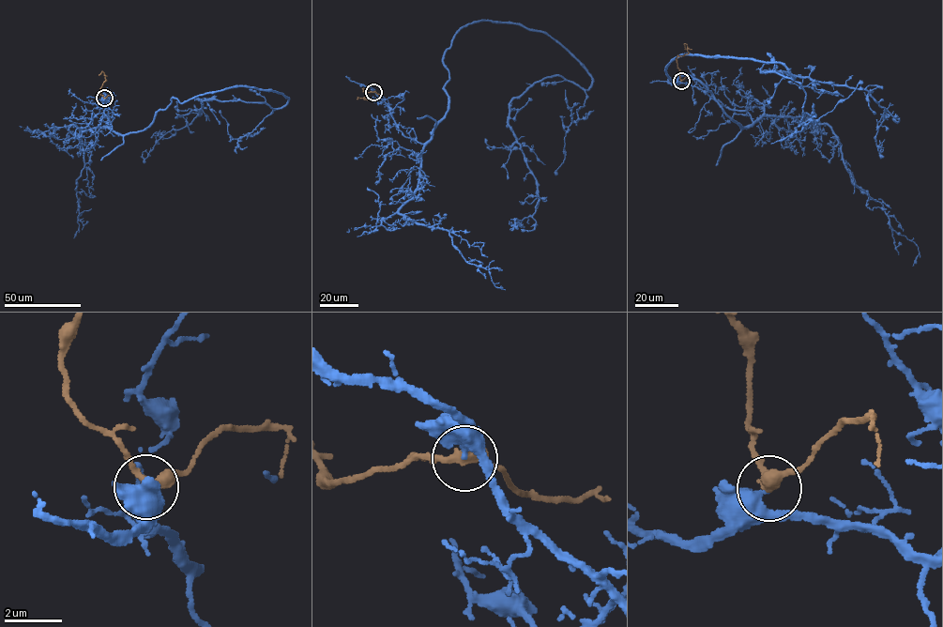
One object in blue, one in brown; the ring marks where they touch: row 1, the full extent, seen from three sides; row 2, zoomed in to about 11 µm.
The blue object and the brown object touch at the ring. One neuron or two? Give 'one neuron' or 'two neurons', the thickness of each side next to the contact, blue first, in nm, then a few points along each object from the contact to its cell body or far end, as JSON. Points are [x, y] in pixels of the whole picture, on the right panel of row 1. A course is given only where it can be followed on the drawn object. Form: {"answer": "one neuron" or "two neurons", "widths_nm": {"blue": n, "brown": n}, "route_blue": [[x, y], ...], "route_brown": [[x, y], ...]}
{"answer": "two neurons", "widths_nm": {"blue": 360, "brown": 360}, "route_blue": [[681, 81], [750, 127], [666, 67], [777, 62], [794, 77], [759, 73], [867, 90], [884, 139]], "route_brown": [[681, 81], [676, 57], [688, 53], [685, 43], [685, 49]]}

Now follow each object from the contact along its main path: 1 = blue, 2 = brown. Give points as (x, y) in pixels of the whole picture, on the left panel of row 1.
1: (103, 98), (121, 134), (172, 98), (287, 98), (204, 100), (146, 149)
2: (104, 98), (99, 89), (106, 81), (102, 71), (98, 75)

